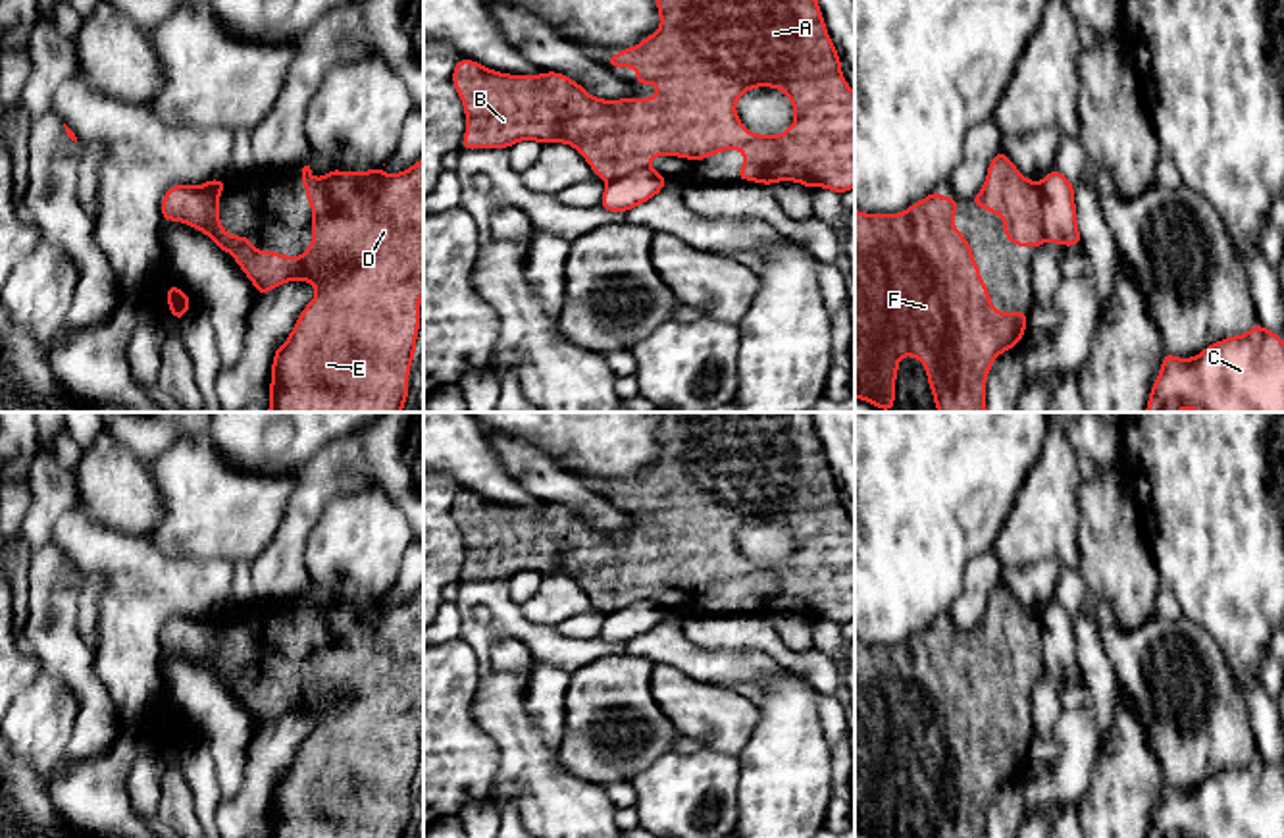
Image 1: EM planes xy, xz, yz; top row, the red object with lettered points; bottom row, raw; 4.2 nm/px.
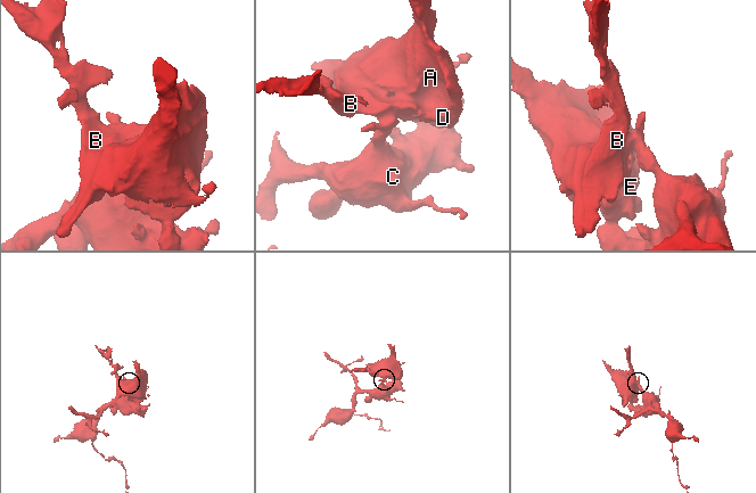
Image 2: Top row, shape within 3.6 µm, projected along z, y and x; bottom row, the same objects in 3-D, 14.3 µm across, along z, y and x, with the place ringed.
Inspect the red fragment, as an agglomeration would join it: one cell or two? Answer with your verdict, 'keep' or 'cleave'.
cleave

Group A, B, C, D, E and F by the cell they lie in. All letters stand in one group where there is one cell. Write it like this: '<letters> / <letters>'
A B D E F / C

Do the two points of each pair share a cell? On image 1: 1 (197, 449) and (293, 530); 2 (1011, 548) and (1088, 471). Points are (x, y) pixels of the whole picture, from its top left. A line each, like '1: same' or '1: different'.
1: different
2: different

